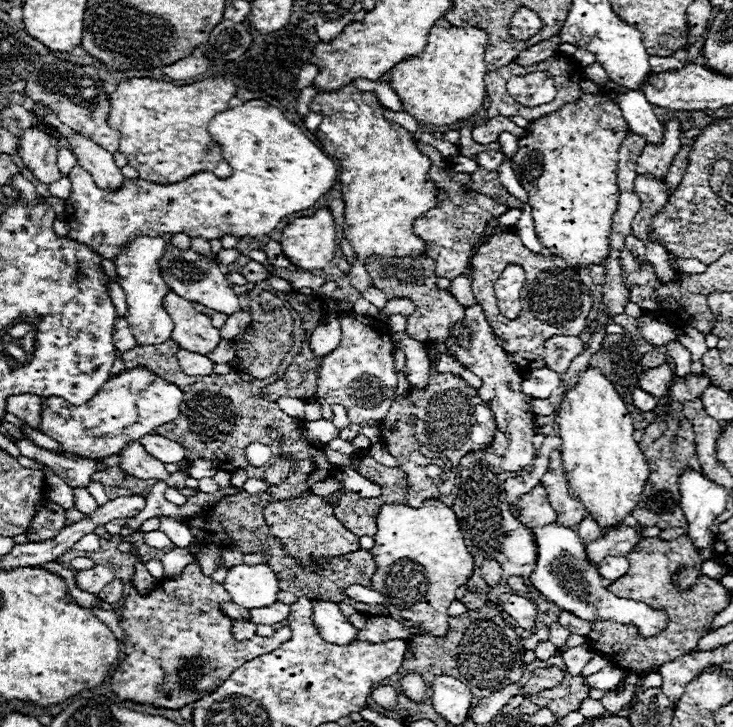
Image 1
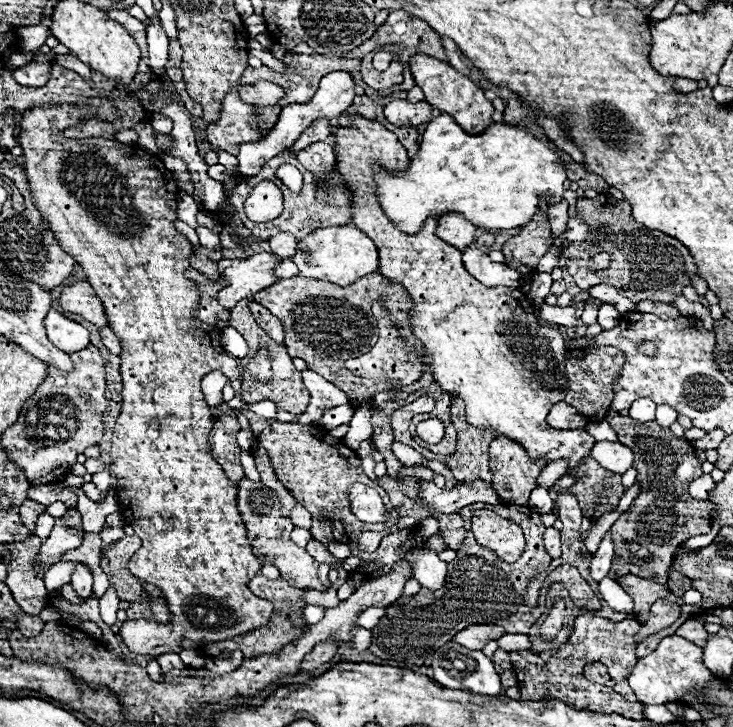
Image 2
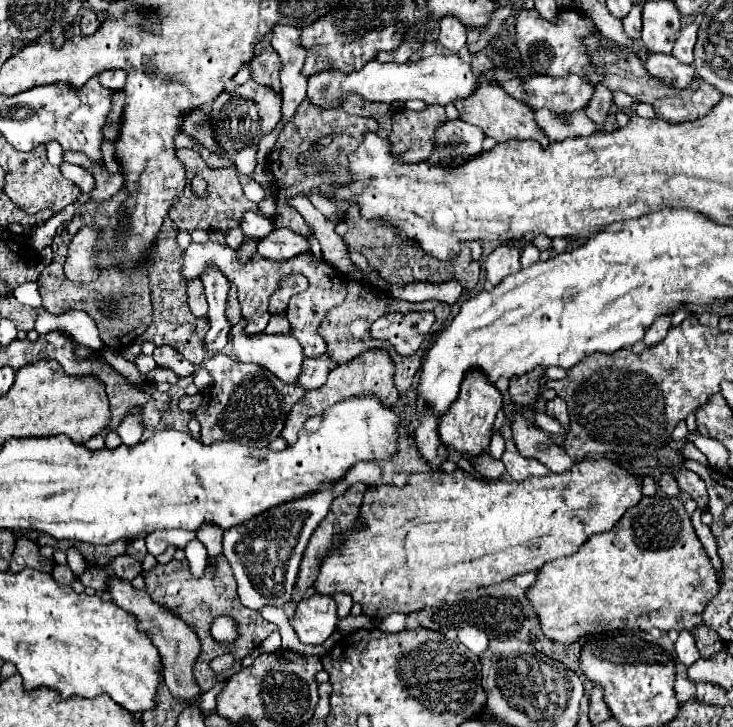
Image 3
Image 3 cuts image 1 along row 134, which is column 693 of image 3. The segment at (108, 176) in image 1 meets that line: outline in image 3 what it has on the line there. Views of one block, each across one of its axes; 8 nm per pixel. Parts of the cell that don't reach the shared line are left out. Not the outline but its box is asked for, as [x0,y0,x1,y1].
[644,54,696,90]

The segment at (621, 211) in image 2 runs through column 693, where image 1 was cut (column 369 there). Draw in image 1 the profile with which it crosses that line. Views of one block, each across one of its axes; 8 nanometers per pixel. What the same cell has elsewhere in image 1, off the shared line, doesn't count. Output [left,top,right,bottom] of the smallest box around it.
[366,254,464,342]

